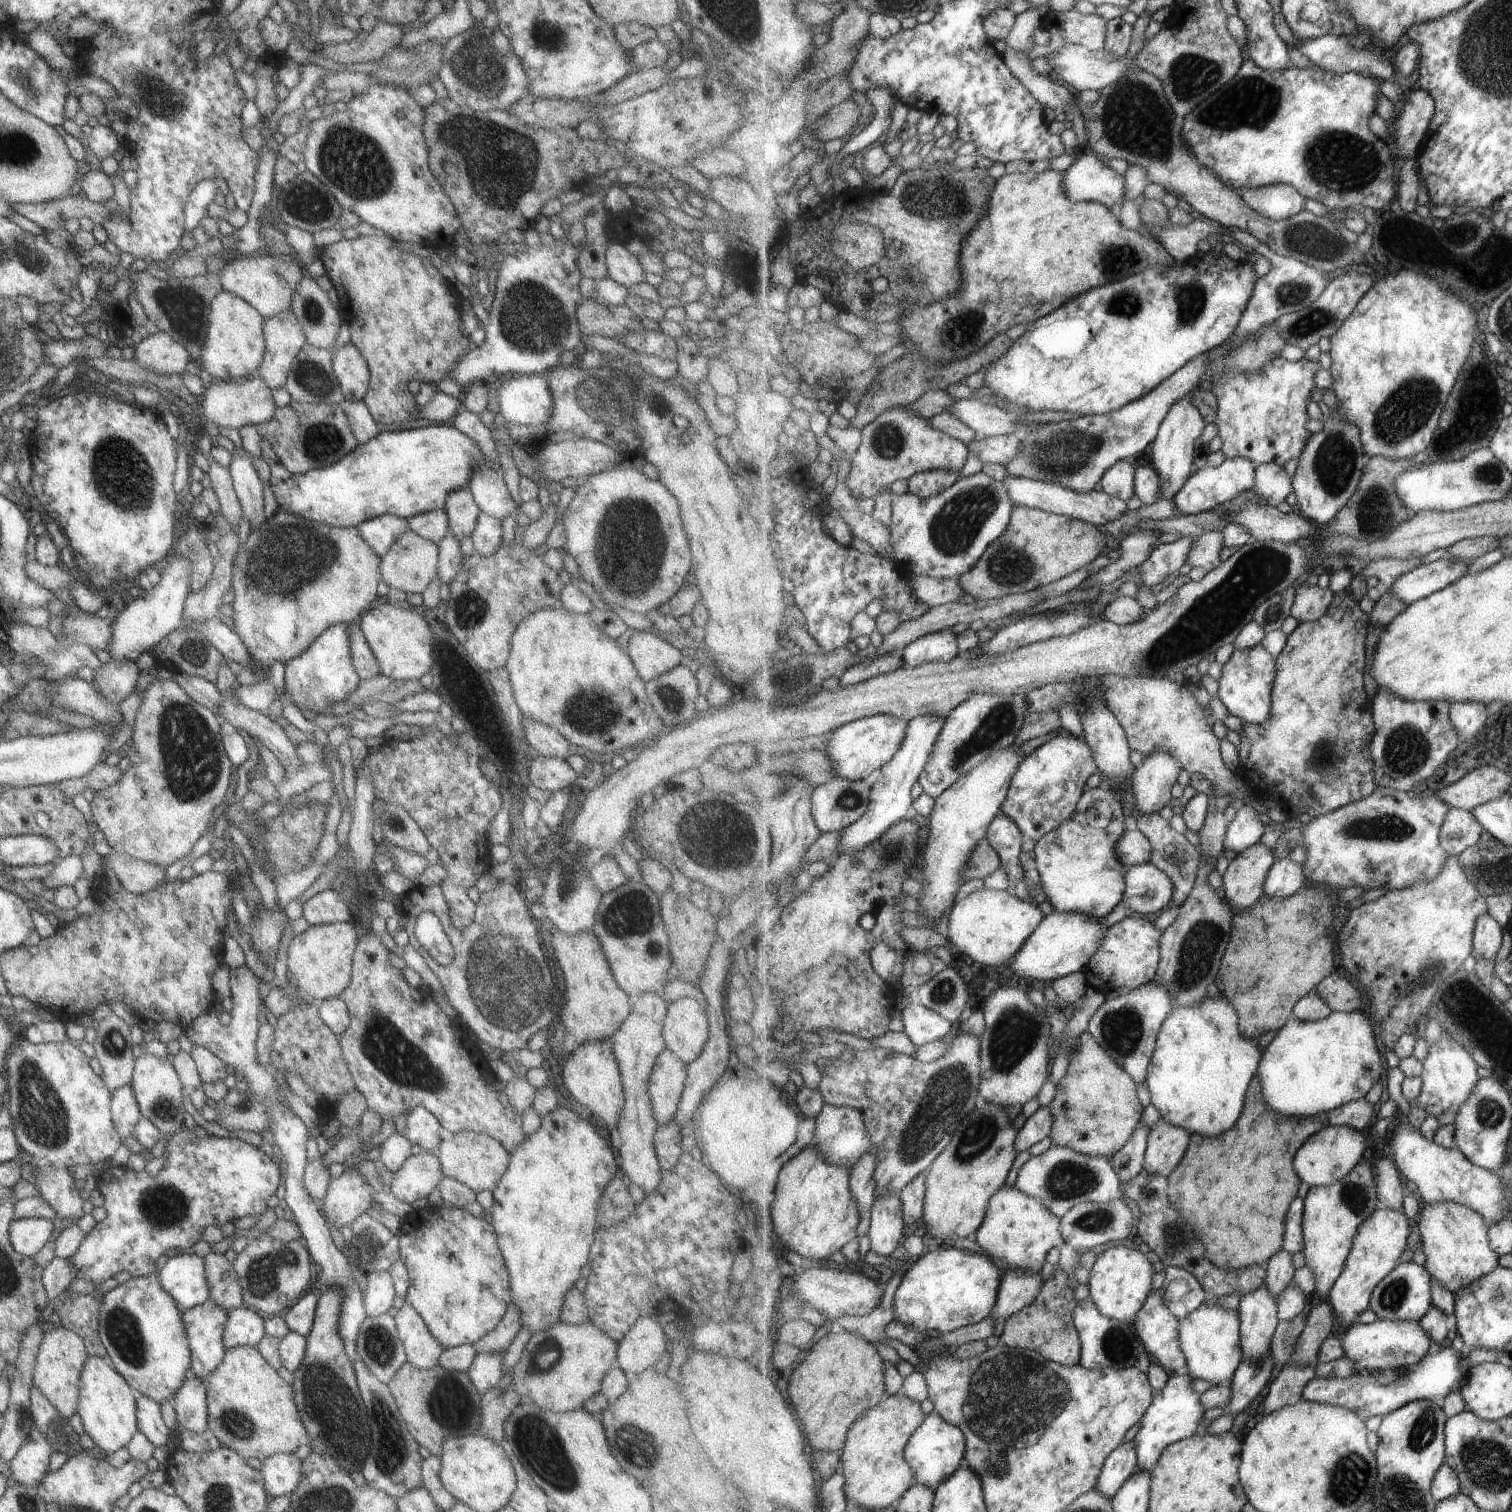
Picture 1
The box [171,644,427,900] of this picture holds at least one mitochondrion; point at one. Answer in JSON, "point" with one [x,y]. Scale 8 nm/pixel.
{"point":[283,844]}

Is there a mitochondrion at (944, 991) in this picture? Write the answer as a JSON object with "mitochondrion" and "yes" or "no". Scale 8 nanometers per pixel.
{"mitochondrion":"yes"}

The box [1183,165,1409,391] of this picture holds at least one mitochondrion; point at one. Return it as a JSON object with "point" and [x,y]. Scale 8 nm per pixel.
{"point":[1310,239]}

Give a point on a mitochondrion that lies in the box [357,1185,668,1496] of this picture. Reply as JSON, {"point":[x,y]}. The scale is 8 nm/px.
{"point":[539,1445]}

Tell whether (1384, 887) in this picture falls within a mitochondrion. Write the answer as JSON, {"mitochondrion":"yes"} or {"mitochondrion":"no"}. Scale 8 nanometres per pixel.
{"mitochondrion":"no"}

